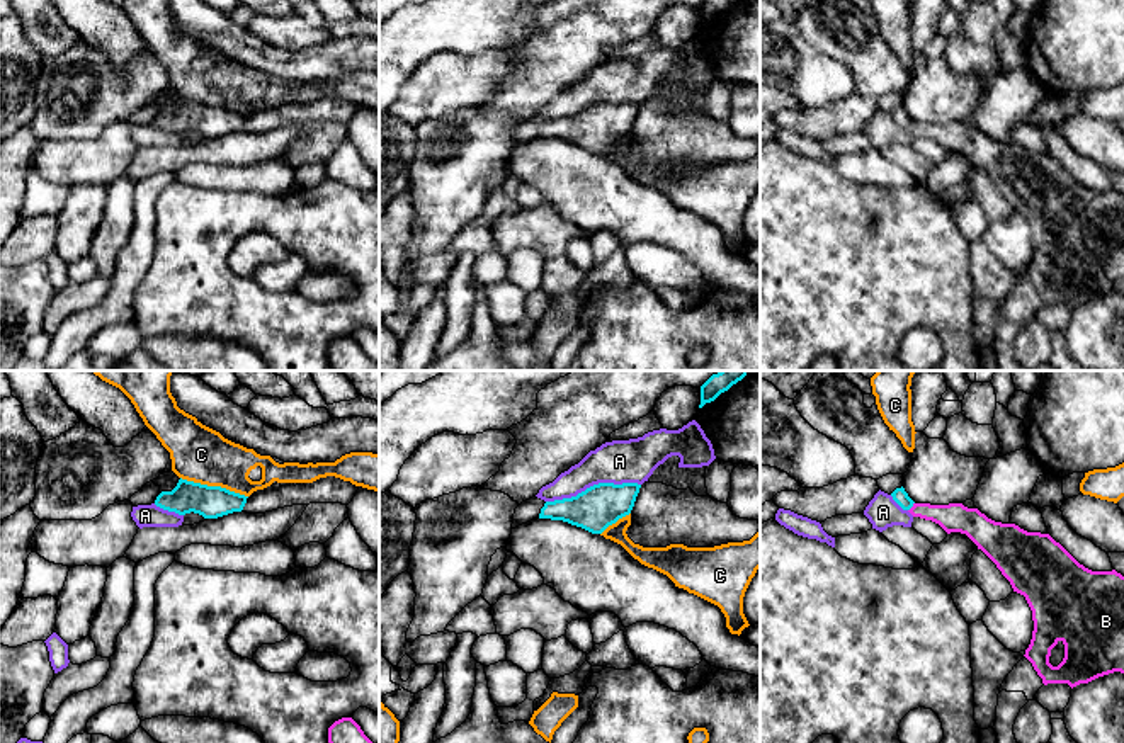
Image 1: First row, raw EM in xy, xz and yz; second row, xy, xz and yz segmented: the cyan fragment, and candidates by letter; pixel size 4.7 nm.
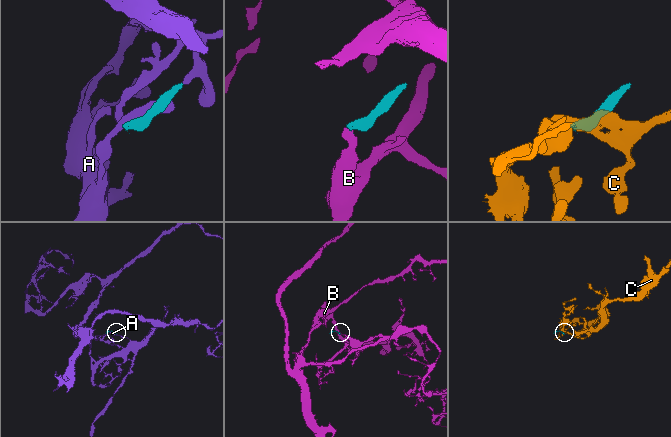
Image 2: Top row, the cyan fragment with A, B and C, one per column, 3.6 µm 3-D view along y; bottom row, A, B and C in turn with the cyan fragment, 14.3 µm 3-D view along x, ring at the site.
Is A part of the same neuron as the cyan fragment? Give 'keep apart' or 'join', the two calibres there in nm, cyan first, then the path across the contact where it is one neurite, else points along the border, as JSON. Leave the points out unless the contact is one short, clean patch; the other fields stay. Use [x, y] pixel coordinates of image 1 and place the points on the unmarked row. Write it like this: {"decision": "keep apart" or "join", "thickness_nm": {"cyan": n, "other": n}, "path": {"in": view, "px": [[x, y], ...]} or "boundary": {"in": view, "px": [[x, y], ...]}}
{"decision": "keep apart", "thickness_nm": {"cyan": 200, "other": 200}}

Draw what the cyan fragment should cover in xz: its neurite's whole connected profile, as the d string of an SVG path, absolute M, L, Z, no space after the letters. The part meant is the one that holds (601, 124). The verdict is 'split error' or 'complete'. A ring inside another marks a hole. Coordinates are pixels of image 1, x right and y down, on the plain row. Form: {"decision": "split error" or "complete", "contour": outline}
{"decision": "complete", "contour": "M599 102L571 117L546 121L539 138L563 139L592 153L631 133L641 104Z"}

